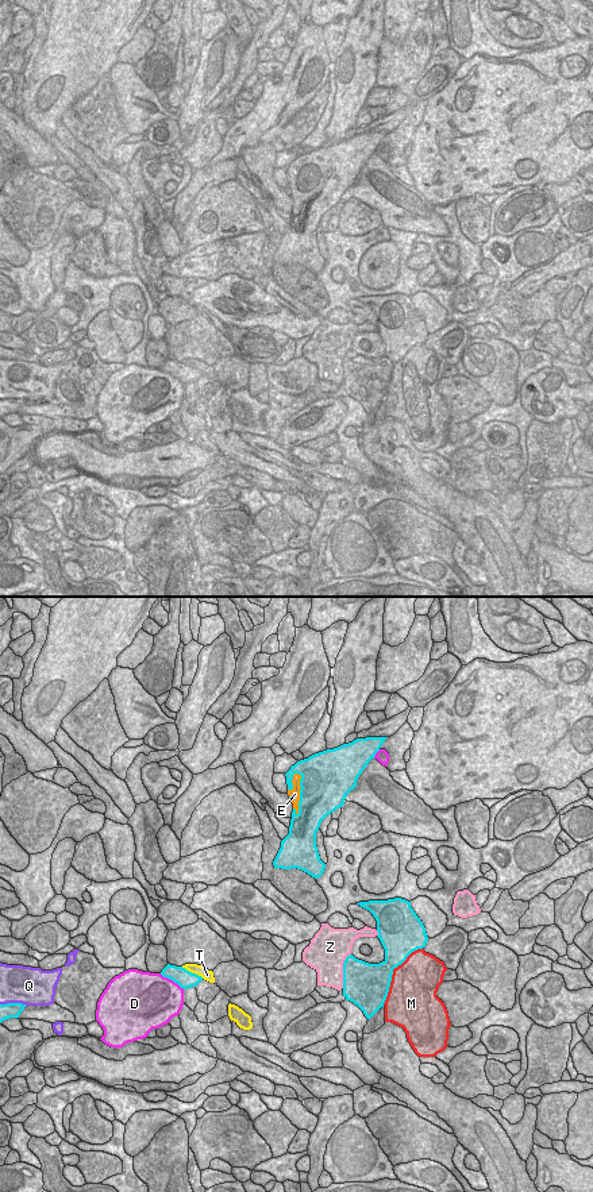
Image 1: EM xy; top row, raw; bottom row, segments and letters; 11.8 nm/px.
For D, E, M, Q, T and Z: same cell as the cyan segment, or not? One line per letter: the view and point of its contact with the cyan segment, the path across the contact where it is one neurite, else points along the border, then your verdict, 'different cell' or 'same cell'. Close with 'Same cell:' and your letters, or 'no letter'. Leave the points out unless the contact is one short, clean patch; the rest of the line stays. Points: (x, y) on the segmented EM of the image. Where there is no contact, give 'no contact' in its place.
D: contact xy (172, 979); different cell
E: contact xy (300, 793); different cell
M: contact xy (392, 973); different cell
Q: contact xy (14, 1003); different cell
T: contact xy (191, 972); different cell
Z: contact xy (343, 971); different cell
Same cell: no letter

